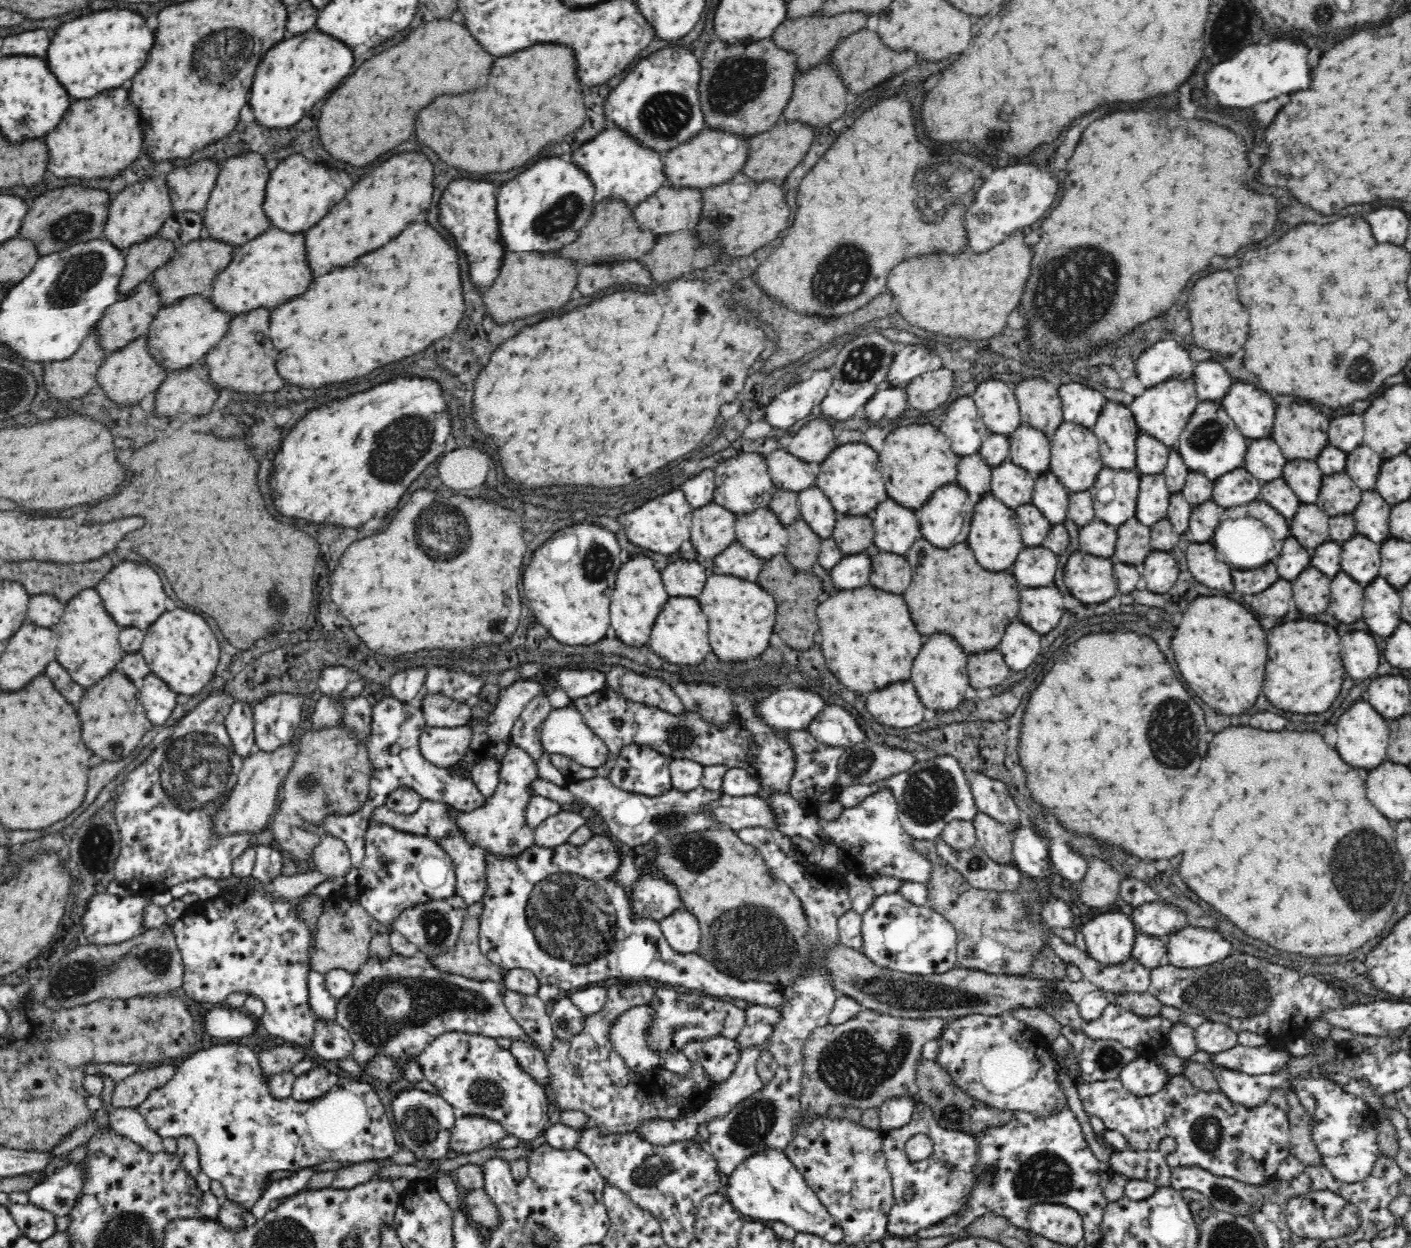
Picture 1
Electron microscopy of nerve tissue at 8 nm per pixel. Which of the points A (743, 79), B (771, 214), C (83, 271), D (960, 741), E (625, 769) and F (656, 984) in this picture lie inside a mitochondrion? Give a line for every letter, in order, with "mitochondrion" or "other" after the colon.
A: mitochondrion
B: other
C: mitochondrion
D: other
E: mitochondrion
F: other

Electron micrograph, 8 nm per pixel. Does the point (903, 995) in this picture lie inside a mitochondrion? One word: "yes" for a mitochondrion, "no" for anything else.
yes

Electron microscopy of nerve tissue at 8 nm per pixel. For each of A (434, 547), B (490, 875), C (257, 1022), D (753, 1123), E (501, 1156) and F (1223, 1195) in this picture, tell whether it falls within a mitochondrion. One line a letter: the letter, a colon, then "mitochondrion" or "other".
A: mitochondrion
B: other
C: other
D: mitochondrion
E: other
F: mitochondrion

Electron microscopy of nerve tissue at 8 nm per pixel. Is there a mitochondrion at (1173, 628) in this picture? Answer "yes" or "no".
no

